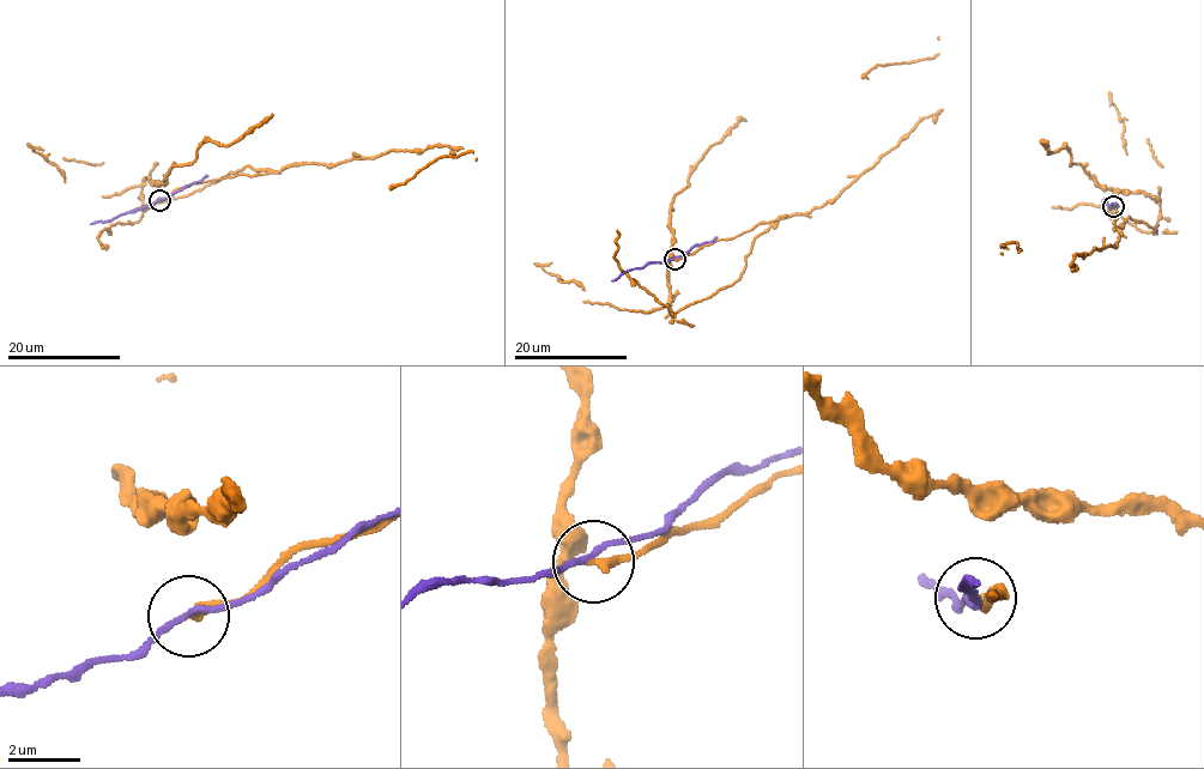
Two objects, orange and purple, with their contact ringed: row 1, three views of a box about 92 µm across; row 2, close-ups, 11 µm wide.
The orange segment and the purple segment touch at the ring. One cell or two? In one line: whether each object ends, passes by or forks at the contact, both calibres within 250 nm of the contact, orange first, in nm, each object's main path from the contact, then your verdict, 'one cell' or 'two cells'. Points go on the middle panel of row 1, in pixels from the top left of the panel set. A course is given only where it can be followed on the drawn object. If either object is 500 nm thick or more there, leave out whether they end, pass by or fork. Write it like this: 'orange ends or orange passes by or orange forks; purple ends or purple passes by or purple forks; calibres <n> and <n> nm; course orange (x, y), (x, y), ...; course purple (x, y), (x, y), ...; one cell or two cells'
orange ends; purple passes by; calibres 260 and 140 nm; course orange (675, 260), (776, 222), (756, 237), (737, 282), (669, 312), (669, 210), (711, 146), (746, 121); course purple (675, 259), (627, 270), (612, 280); two cells

